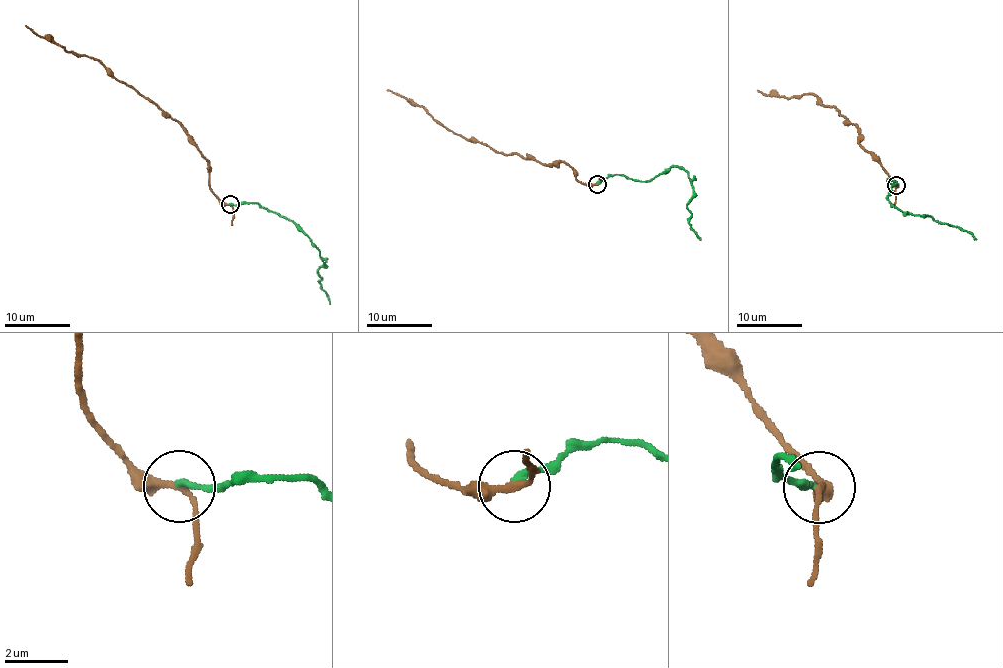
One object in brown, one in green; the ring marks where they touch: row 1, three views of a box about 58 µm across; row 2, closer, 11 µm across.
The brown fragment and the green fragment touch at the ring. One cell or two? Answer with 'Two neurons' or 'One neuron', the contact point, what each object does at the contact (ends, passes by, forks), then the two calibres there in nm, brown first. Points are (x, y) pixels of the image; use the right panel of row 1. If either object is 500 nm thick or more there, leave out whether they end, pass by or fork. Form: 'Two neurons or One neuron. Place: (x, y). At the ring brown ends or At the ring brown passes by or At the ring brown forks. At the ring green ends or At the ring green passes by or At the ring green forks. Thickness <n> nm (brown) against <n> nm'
Two neurons. Place: (896, 185). At the ring brown passes by. At the ring green ends. Thickness 240 nm (brown) against 190 nm

